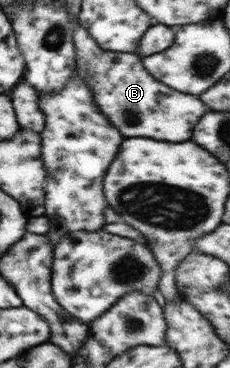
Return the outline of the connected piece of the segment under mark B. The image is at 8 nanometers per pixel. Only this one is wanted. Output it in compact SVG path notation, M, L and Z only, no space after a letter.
M79 23L72 34L75 47L75 67L83 73L83 81L92 90L98 110L108 122L126 137L154 137L160 141L180 143L192 137L196 119L204 115L204 103L194 95L174 91L154 79L136 53L103 50Z

